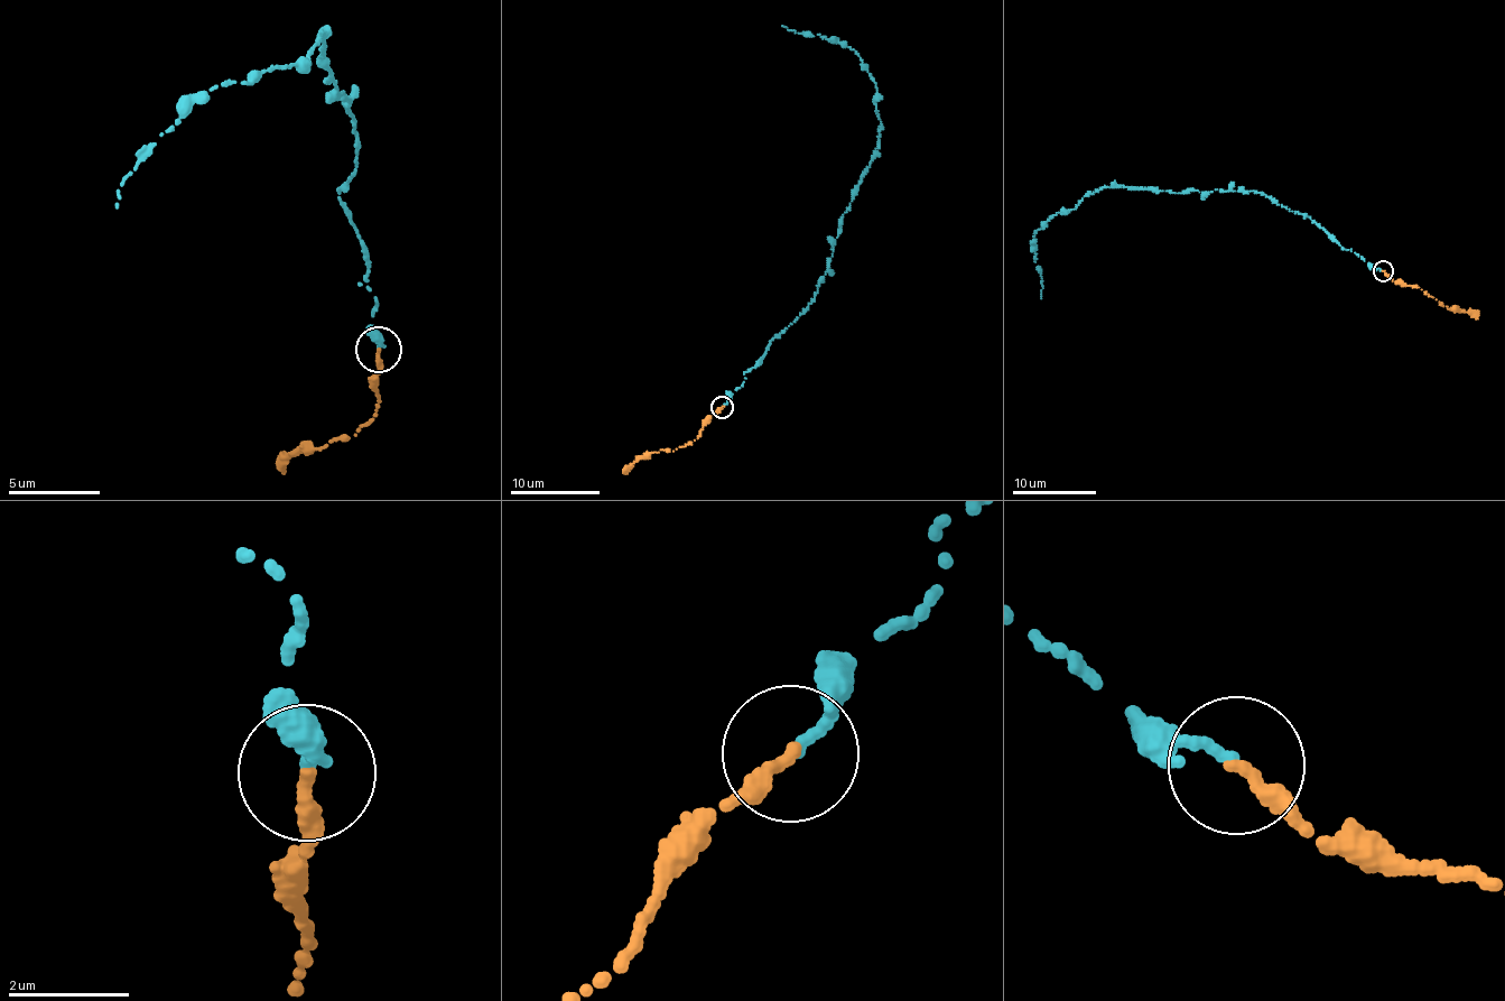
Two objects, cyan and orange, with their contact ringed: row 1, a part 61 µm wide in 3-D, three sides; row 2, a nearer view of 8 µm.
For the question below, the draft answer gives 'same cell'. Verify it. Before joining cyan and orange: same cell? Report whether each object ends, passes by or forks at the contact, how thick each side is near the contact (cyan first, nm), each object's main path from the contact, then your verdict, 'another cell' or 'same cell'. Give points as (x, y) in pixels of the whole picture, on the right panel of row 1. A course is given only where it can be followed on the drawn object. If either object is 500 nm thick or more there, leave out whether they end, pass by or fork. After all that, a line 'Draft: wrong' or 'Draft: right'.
cyan ends; orange ends; calibres 200 and 280 nm; course cyan (1383, 271), (1310, 219), (1259, 193), (1106, 187), (1034, 231), (1041, 298); course orange (1383, 271), (1395, 281), (1415, 285), (1439, 302), (1477, 318); same cell
Draft: right

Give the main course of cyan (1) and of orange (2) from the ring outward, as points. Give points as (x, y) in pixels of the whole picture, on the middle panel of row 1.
1: (722, 406), (771, 340), (815, 297), (852, 189), (878, 146), (881, 121), (874, 79), (856, 52), (782, 26)
2: (722, 406), (711, 416), (700, 436), (674, 451), (638, 456), (623, 472)

